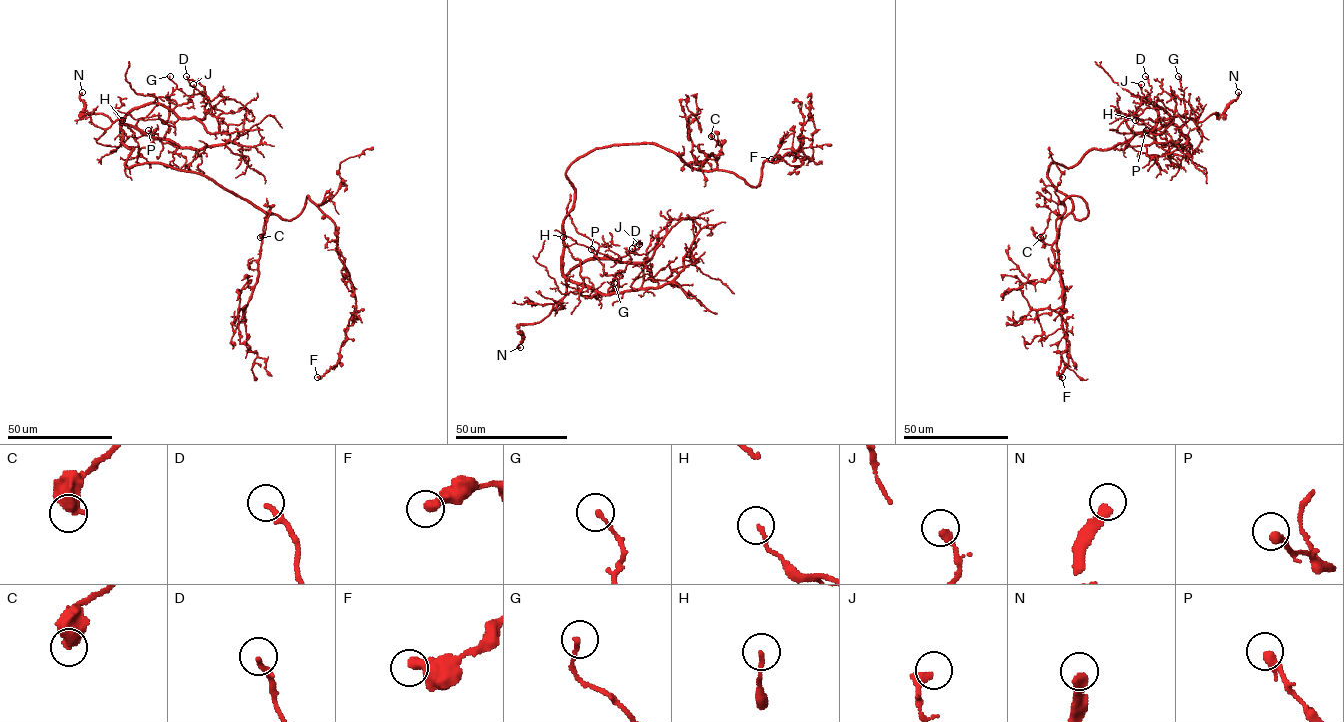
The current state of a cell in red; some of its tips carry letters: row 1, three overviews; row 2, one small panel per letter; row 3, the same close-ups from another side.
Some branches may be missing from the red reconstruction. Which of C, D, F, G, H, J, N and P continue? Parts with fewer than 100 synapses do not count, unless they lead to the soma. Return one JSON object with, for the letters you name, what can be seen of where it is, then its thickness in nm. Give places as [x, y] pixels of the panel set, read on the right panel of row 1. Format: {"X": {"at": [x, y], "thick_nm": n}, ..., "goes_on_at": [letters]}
{"N": {"at": [1238, 92], "thick_nm": 380}, "goes_on_at": ["N"]}

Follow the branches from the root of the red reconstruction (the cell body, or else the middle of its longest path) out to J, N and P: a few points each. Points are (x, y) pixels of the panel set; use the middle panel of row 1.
J: (629, 144), (593, 149), (567, 170), (574, 196), (563, 224), (562, 274), (590, 260), (618, 261), (639, 244)
N: (629, 144), (593, 149), (567, 170), (574, 196), (563, 224), (566, 294), (539, 321), (520, 325), (520, 347)
P: (629, 144), (593, 149), (566, 172), (574, 196), (562, 274), (615, 293), (618, 280), (591, 249)

